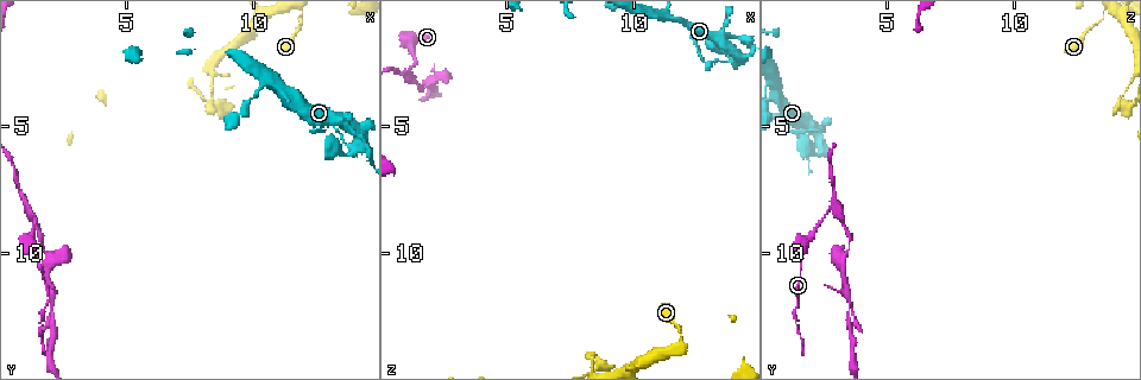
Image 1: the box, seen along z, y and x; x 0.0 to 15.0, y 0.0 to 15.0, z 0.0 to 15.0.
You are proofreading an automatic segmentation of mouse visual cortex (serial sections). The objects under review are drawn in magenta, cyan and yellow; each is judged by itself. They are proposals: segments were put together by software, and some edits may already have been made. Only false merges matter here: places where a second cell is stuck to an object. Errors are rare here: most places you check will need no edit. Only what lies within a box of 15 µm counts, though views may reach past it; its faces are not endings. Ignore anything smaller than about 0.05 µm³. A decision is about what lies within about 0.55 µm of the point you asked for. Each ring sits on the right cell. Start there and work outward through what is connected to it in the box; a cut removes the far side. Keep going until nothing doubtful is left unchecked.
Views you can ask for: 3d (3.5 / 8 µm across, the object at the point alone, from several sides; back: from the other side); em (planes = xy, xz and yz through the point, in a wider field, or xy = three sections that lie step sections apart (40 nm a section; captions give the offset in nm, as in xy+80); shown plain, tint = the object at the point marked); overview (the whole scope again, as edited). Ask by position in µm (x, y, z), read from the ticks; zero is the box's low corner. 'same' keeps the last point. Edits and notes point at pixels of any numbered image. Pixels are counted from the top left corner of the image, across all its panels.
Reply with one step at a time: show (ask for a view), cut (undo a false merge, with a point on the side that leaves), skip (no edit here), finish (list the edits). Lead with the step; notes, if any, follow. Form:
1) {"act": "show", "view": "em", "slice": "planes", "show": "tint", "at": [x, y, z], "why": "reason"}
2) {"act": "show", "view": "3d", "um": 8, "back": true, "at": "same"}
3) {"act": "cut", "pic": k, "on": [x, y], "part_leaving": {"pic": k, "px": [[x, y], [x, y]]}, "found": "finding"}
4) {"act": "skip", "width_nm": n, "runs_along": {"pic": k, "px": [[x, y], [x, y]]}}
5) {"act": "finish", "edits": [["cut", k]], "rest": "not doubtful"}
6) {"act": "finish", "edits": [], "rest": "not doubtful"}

{"act": "show", "view": "em", "slice": "xy", "step": 5, "show": "tint", "at": [1.2, 8.1, 2.7]}

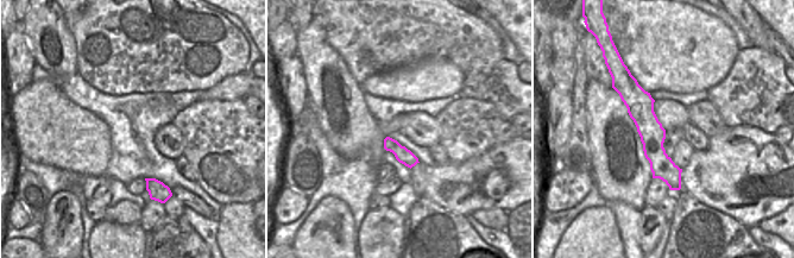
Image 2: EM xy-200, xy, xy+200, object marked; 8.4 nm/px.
{"act": "show", "view": "3d", "um": 3.5, "at": "same", "why": "see where the arms go"}

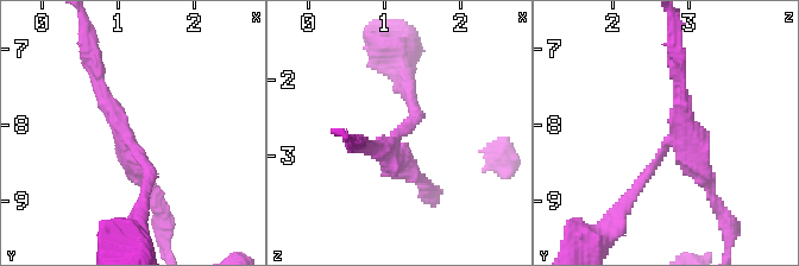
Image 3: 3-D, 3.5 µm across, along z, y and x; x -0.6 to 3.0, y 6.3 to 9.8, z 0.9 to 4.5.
{"act": "cut", "pic": 3, "on": [698, 131], "width_nm": 130, "part_leaving": {"pic": 3, "px": [[666, 146], [678, 139], [693, 157], [727, 219]]}, "found": "a second cell is stuck on"}

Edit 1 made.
{"act": "show", "view": "3d", "um": 8, "back": true, "at": [14.2, 5.4, 1.6], "why": "abrupt turn"}

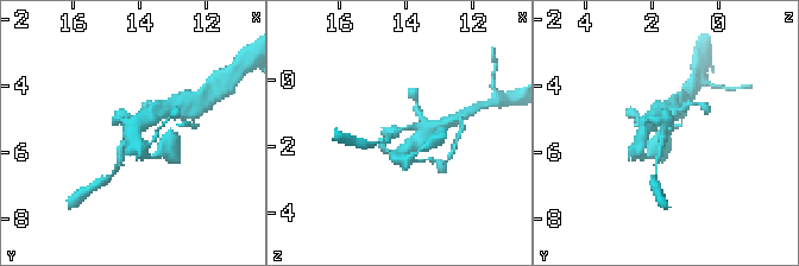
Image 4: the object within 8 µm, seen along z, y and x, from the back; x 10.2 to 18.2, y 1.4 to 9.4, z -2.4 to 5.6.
{"act": "show", "view": "em", "slice": "xy", "step": 1, "show": "tint", "at": [14.2, 5.5, 1.6], "why": "shape alone is not enough"}

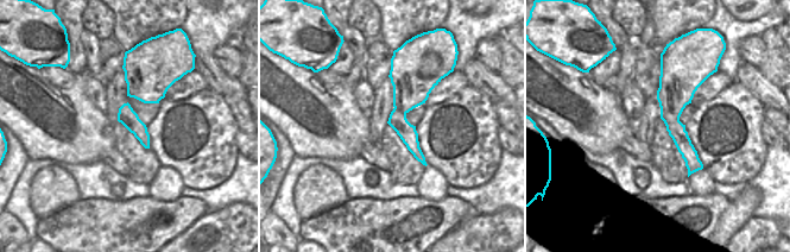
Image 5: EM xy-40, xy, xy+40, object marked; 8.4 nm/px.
{"act": "skip", "runs_along": {"pic": 5, "px": [[667, 63], [671, 121], [690, 170]]}, "found": "all the same cell"}

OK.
{"act": "show", "view": "3d", "um": 3.5, "at": [8.6, 4.2, 14.3], "why": "sharp bend"}

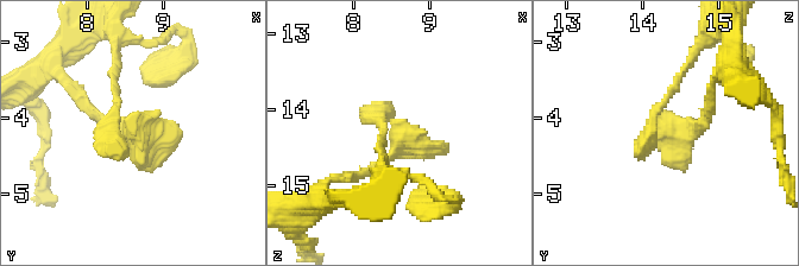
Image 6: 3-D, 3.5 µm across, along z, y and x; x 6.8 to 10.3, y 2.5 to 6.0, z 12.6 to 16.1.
{"act": "show", "view": "em", "slice": "xy", "step": 5, "show": "tint", "at": [8.60, 4.15, 14.35]}

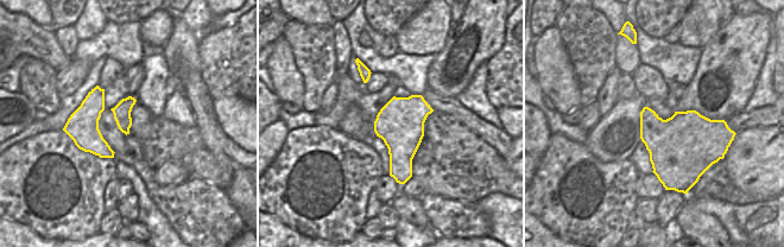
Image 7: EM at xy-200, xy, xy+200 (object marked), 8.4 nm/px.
{"act": "show", "view": "em", "slice": "xy", "step": 3, "show": "tint", "at": "same"}

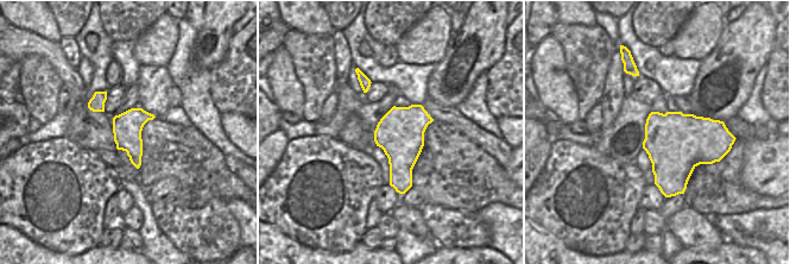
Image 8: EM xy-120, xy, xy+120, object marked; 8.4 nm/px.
{"act": "skip", "runs_along": {"pic": 6, "px": [[115, 70], [115, 111], [177, 140]]}, "found": "continuous, no second cell"}

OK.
{"act": "finish", "edits": [["cut", 3]], "rest": "not doubtful"}

